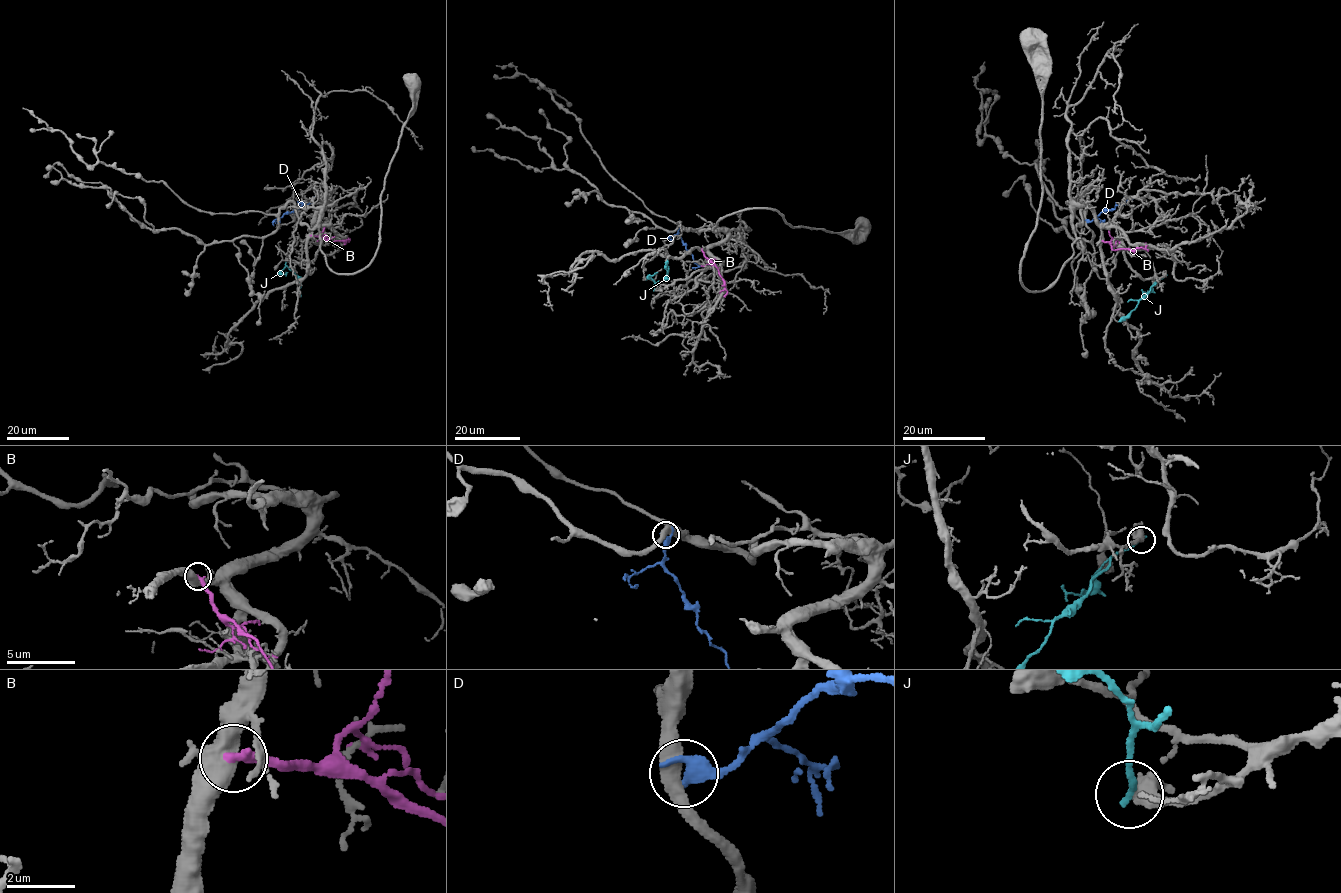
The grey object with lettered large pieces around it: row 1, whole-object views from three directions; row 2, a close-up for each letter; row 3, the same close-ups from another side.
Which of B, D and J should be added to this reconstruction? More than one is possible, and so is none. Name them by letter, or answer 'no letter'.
no letter

